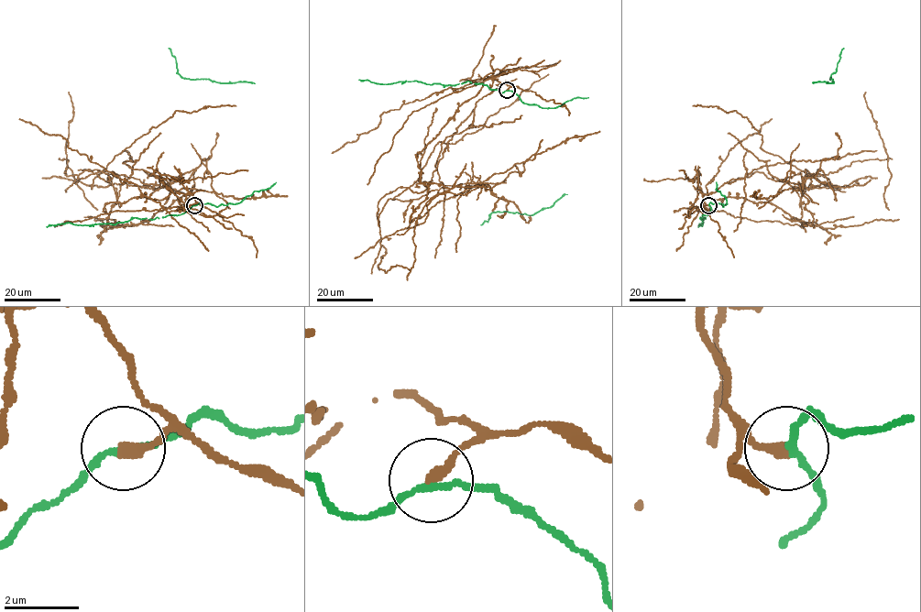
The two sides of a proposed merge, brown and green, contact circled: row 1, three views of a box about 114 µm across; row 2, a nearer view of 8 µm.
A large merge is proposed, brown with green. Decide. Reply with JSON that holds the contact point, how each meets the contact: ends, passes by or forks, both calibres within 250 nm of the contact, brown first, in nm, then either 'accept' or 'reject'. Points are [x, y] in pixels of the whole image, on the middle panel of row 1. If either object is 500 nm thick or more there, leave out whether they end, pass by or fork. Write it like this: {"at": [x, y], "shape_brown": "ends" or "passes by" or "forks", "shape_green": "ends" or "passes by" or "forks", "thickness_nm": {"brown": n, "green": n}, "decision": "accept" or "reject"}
{"at": [507, 90], "shape_brown": "ends", "shape_green": "passes by", "thickness_nm": {"brown": 280, "green": 160}, "decision": "reject"}

